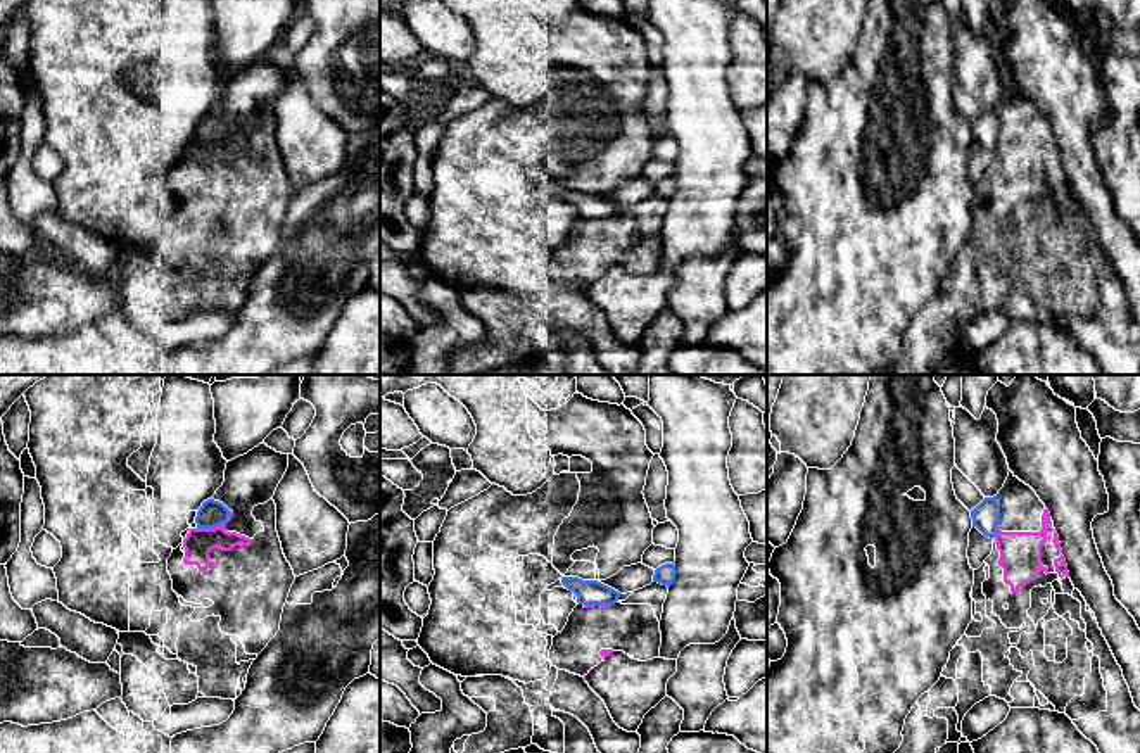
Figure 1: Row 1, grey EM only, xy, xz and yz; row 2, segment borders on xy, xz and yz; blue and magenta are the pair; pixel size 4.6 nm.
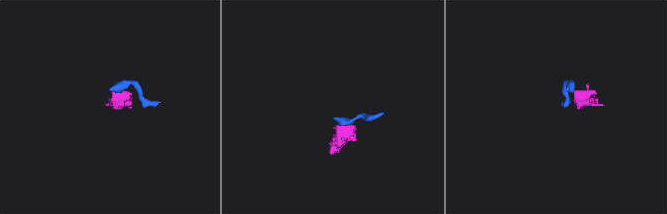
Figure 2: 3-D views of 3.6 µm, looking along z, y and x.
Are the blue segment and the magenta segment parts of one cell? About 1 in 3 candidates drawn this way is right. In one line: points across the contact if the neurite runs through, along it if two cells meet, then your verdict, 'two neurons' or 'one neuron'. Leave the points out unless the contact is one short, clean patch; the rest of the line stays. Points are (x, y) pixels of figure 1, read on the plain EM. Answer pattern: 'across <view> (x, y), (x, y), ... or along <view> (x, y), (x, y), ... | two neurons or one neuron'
two neurons

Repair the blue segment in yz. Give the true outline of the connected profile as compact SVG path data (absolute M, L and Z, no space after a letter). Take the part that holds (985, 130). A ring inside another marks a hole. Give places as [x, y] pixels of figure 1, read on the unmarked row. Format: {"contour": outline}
{"contour": "M997 109L985 111L974 123L971 123L972 140L983 149L993 152L1000 135L1000 117Z"}

